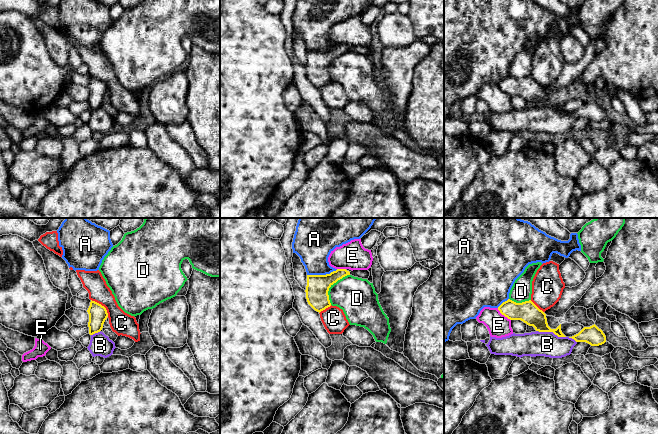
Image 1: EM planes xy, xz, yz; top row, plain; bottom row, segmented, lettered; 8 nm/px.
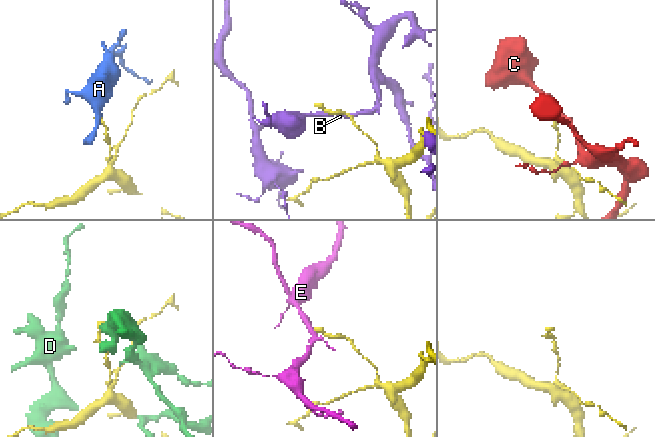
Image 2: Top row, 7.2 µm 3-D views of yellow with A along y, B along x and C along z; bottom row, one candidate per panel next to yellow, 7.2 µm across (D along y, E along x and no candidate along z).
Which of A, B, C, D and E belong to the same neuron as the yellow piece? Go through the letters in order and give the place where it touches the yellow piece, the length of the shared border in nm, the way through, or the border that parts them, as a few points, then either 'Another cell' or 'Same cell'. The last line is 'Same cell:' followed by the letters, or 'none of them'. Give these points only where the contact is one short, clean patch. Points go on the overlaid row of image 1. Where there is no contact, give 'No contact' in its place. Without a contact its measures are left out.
A: Touches yellow at xz (322, 275). Shared border 260 nm. Boundary: xz (337, 269), (325, 274), (307, 275). Another cell
B: Touches yellow at yz (552, 331). Shared border 220 nm. Another cell
C: Touches yellow at xy (101, 305). Shared border 200 nm. Boundary: xy (91, 299), (100, 303), (105, 308), (108, 316). Another cell
D: Touches yellow at xz (330, 286). Shared border 300 nm. Boundary: xz (349, 274), (338, 279), (329, 288), (328, 299), (330, 304). Another cell
E: Touches yellow at yz (503, 314). Shared border 150 nm. Boundary: yz (497, 308), (510, 320). Another cell
Same cell: none of them

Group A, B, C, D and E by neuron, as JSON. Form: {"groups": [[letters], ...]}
{"groups": [["A"], ["B"], ["C"], ["D"], ["E"]]}

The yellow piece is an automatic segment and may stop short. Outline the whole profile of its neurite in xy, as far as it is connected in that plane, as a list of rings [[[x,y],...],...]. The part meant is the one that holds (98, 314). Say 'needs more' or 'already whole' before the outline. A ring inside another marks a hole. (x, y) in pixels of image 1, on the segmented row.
already whole | [[[91,300],[87,312],[89,314],[89,334],[93,335],[100,332],[103,328],[105,320],[108,317],[106,308],[101,304]]]

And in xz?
already whole | [[[337,269],[326,275],[307,275],[305,292],[308,304],[319,313],[330,307],[329,288],[347,275],[350,272],[346,269]]]

